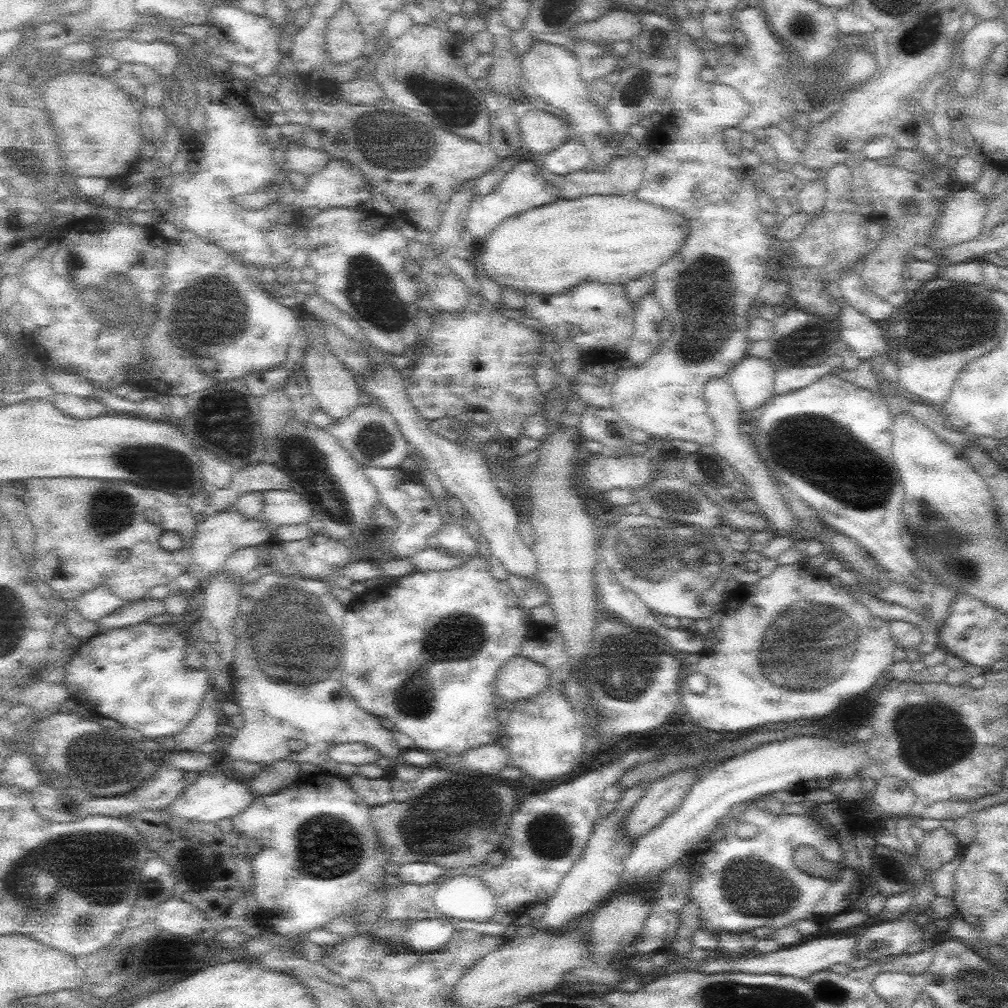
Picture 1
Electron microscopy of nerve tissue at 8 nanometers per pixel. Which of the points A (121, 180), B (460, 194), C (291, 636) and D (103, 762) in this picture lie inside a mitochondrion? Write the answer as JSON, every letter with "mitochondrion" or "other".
{"A":"other","B":"other","C":"mitochondrion","D":"mitochondrion"}

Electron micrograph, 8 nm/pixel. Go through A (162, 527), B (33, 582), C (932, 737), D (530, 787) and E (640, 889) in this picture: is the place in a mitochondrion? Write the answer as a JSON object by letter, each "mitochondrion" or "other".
{"A":"other","B":"other","C":"mitochondrion","D":"other","E":"other"}

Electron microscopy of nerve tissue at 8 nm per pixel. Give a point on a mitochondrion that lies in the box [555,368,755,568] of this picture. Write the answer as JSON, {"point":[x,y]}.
{"point":[664,504]}

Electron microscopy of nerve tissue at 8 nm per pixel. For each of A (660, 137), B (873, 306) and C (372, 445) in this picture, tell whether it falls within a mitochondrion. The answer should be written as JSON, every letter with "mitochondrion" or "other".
{"A":"other","B":"other","C":"mitochondrion"}

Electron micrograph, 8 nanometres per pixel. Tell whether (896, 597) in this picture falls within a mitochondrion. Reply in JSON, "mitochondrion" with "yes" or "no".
{"mitochondrion":"no"}

